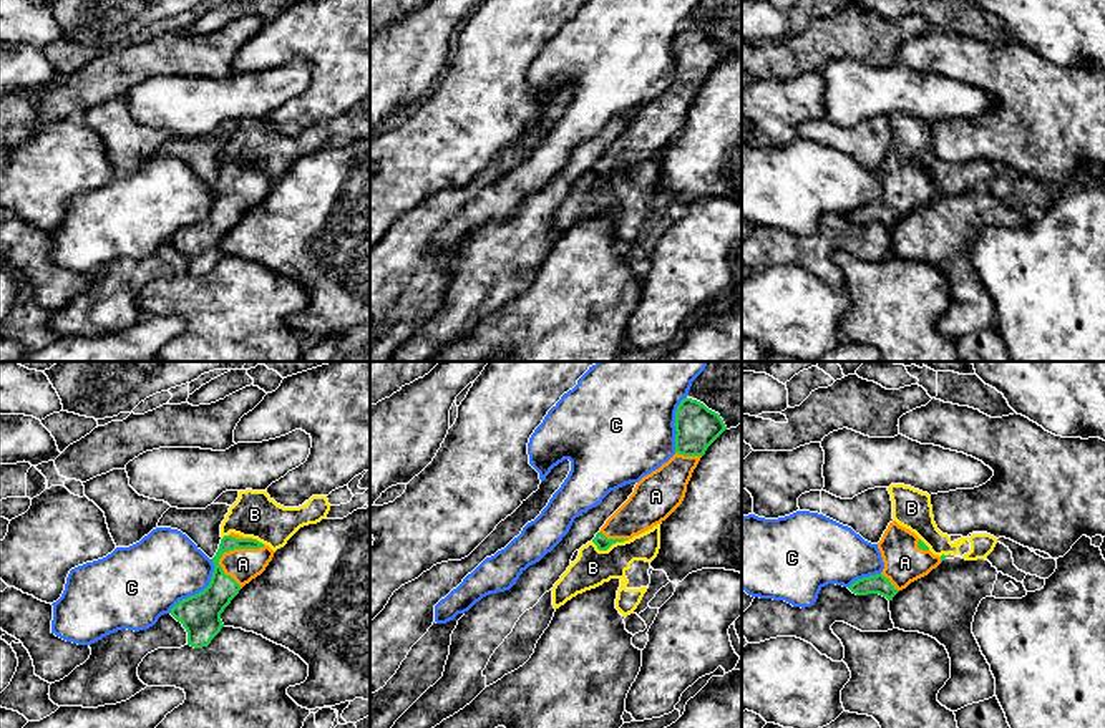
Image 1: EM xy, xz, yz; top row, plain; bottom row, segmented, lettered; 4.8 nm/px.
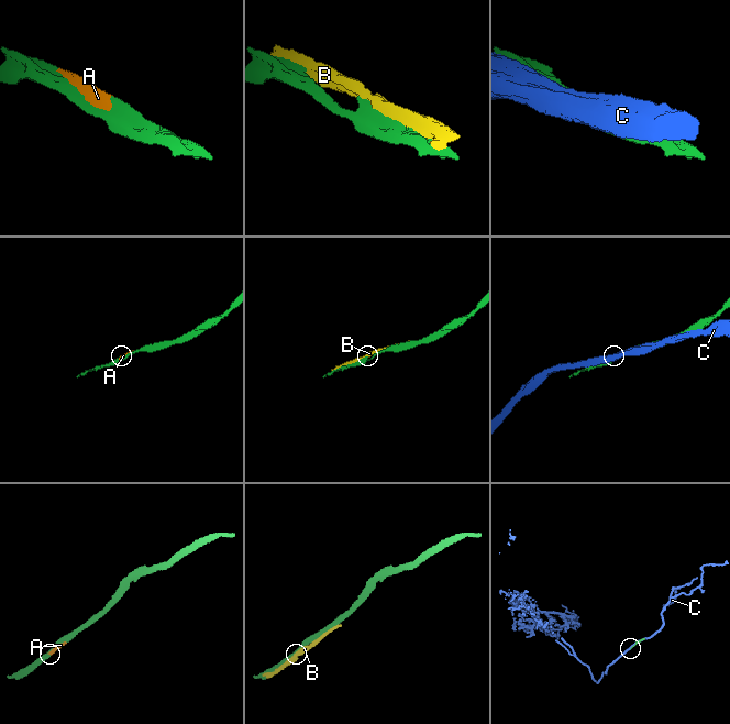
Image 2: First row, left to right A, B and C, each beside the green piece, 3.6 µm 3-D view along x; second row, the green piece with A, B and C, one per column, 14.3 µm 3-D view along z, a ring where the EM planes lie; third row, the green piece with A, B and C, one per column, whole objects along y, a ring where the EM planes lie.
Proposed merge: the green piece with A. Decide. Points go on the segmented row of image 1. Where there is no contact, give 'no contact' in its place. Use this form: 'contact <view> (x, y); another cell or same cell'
contact xy (238, 548); same cell

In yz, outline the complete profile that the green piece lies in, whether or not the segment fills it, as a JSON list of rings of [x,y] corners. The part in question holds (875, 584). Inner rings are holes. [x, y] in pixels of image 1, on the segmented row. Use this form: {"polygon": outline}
{"polygon": [[[889,522],[878,542],[884,569],[881,574],[854,580],[848,589],[856,595],[879,594],[888,600],[911,582],[927,575],[946,556],[934,556],[909,529]]]}

